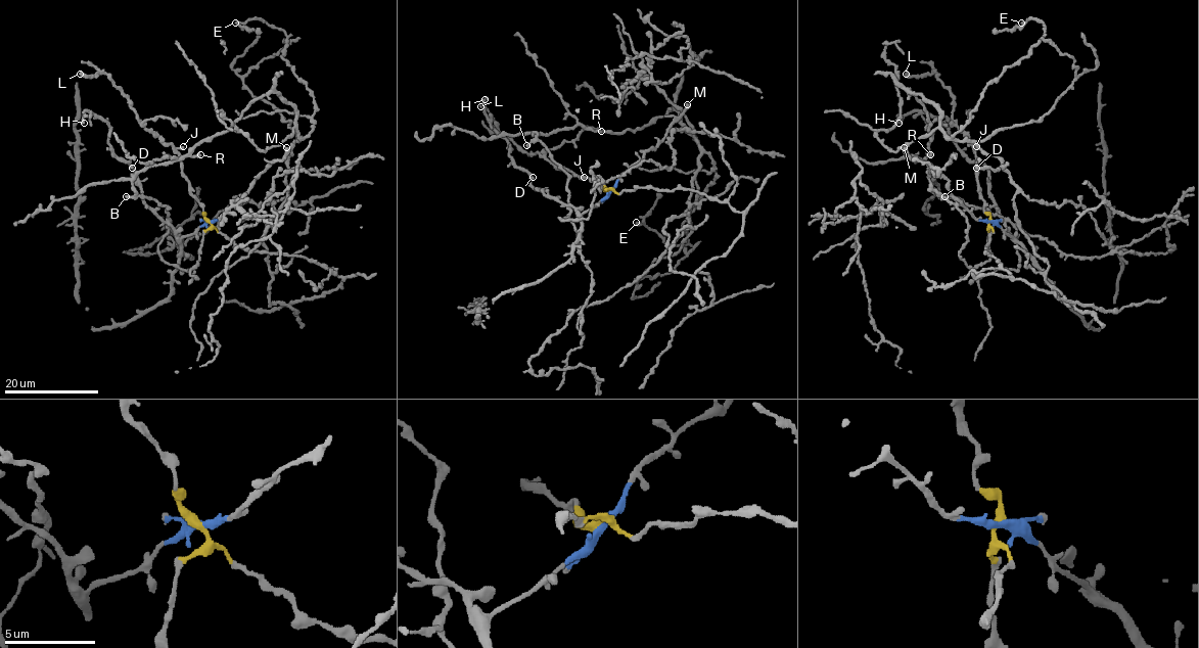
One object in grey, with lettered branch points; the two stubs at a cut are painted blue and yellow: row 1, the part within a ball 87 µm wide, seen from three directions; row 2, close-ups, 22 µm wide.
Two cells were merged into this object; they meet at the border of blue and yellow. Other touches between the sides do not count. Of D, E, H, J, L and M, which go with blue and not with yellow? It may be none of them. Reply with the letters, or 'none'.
D, H, M

